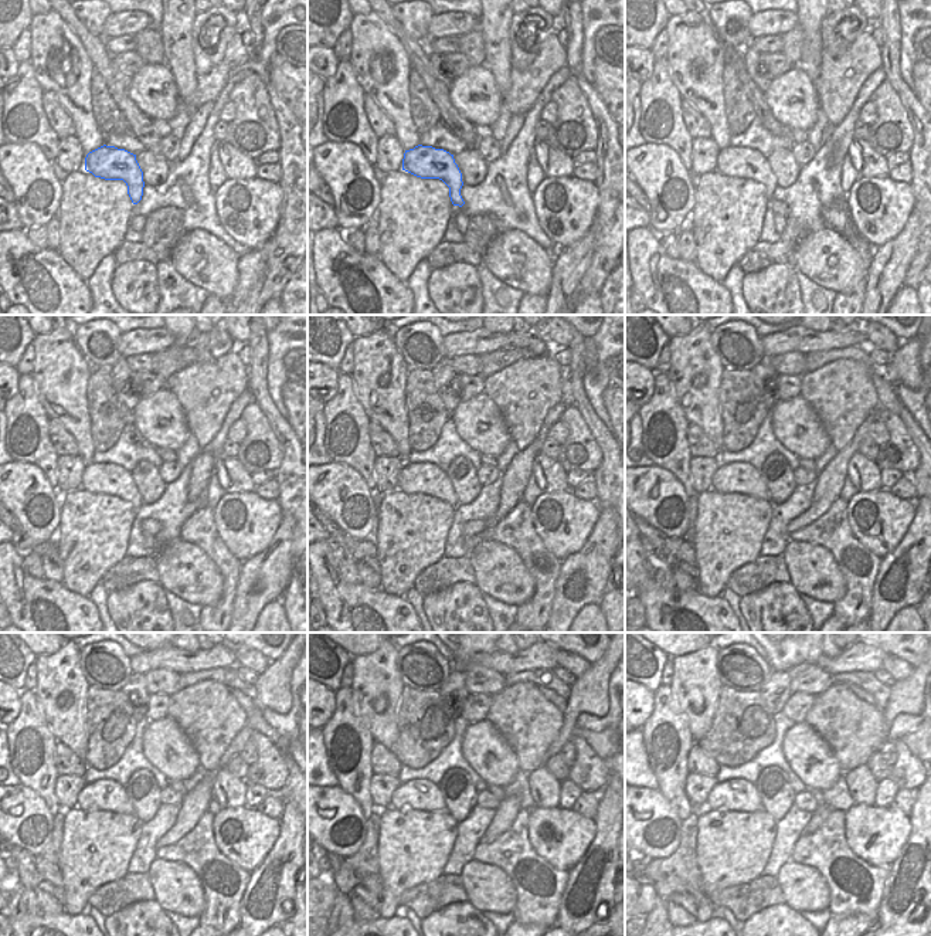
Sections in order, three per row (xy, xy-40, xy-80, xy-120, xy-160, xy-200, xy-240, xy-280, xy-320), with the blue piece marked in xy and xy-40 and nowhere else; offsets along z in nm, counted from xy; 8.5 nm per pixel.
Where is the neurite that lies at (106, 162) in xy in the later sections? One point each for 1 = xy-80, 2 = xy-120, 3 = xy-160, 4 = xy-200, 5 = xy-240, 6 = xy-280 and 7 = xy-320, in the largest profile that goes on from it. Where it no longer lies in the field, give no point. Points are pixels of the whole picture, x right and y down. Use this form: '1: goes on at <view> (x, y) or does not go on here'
1: goes on at xy-80 (741, 162)
2: goes on at xy-120 (105, 478)
3: goes on at xy-160 (415, 478)
4: goes on at xy-200 (736, 477)
5: goes on at xy-240 (102, 794)
6: goes on at xy-280 (418, 794)
7: goes on at xy-320 (738, 794)

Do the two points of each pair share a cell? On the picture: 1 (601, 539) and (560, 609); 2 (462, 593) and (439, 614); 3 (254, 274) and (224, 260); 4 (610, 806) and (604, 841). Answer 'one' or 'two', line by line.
1: one
2: one
3: two
4: one

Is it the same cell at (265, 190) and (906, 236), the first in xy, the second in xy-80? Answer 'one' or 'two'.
two

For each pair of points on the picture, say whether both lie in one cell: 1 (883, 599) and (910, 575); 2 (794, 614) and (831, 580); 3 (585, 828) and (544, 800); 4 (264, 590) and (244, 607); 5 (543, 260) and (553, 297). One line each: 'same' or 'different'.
1: same
2: different
3: different
4: same
5: different

